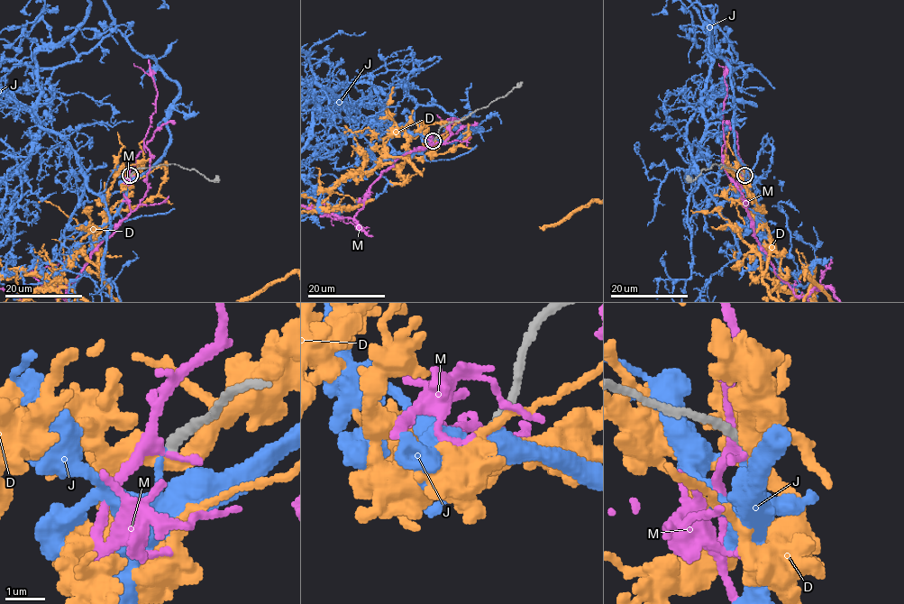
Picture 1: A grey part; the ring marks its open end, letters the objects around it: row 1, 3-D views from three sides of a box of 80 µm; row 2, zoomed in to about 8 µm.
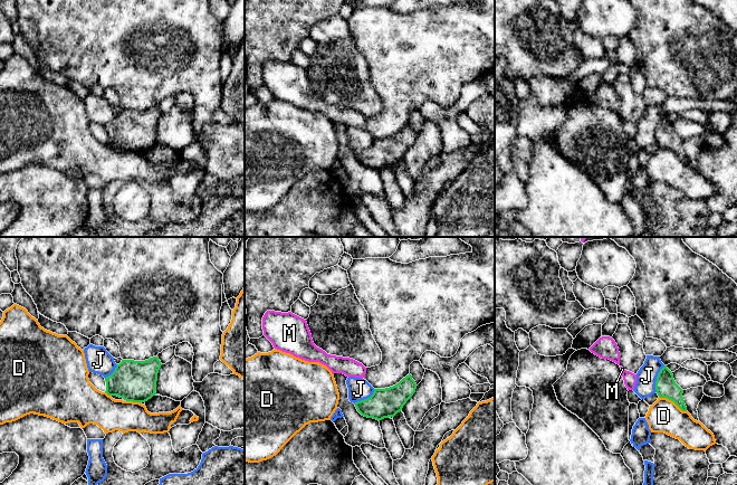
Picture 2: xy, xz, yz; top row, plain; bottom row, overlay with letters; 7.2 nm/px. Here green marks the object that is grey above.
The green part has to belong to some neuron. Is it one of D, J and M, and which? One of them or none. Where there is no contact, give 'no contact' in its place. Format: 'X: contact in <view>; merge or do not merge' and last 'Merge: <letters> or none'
D: contact in yz; do not merge
J: contact in yz; do not merge
M: no contact; do not merge
Merge: none

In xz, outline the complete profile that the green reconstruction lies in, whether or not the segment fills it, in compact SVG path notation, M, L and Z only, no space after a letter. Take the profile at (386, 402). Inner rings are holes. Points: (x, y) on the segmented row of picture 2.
M409 373L399 383L385 389L374 389L373 394L355 402L357 411L367 418L382 420L394 417L413 396L417 383Z

